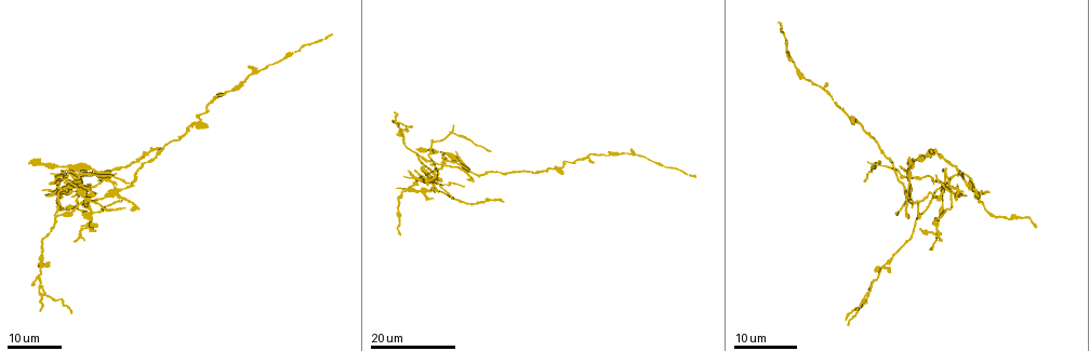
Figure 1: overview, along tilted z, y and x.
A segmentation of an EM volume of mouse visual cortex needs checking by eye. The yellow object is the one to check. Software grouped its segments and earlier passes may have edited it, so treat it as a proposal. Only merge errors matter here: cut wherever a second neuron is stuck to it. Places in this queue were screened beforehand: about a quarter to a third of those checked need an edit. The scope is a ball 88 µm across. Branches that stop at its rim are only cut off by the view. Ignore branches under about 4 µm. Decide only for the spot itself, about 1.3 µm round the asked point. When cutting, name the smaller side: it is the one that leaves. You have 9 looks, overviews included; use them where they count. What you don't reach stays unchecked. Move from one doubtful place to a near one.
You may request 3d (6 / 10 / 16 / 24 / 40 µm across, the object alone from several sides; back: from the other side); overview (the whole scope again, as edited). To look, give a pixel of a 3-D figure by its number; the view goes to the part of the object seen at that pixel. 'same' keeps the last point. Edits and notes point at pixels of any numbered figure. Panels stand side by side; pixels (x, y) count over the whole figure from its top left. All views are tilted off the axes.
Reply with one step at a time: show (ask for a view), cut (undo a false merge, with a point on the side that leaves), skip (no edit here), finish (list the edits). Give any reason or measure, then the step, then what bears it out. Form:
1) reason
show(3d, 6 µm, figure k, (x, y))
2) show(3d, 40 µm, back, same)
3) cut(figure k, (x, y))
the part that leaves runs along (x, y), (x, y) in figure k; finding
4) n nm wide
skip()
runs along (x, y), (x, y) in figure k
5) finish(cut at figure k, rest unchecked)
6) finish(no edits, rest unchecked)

side arm on a straight run
show(3d, 24 µm, figure 1, (411, 189))

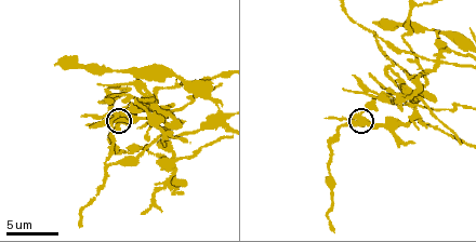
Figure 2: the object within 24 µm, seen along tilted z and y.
zoom in
show(3d, 10 µm, figure 2, (363, 125))

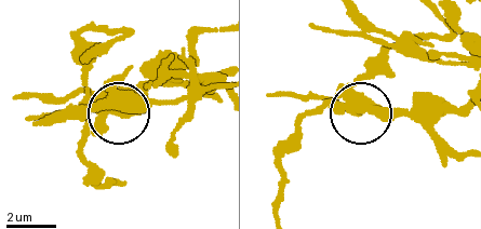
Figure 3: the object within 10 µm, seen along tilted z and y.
cut(figure 3, (378, 112))
the part that leaves runs along (352, 97), (389, 110), (456, 108) in figure 3; two neurons meet here

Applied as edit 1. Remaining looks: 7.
show(overview)

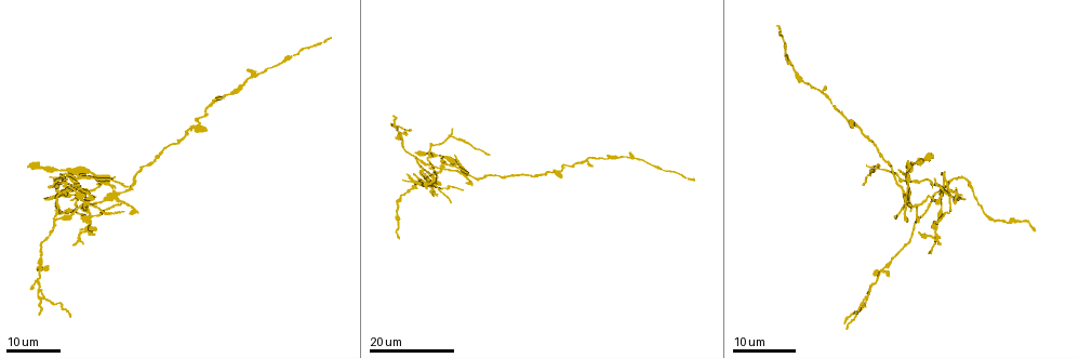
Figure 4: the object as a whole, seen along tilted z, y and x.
show(3d, 24 µm, figure 4, (112, 192))

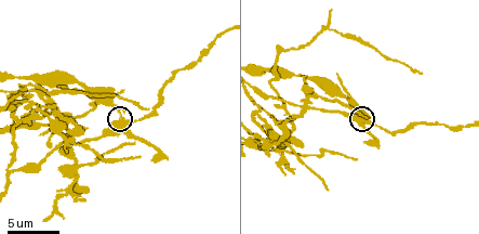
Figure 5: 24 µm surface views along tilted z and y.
show(3d, 6 µm, figure 5, (122, 121))

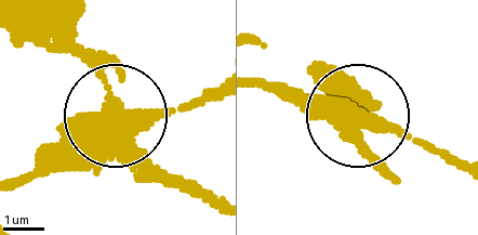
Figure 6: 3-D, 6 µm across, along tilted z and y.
cut(figure 6, (162, 175))
the part that leaves runs along (115, 128), (97, 79), (18, 26) in figure 6; two neurons meet here

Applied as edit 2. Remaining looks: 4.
see it whole again
show(overview)

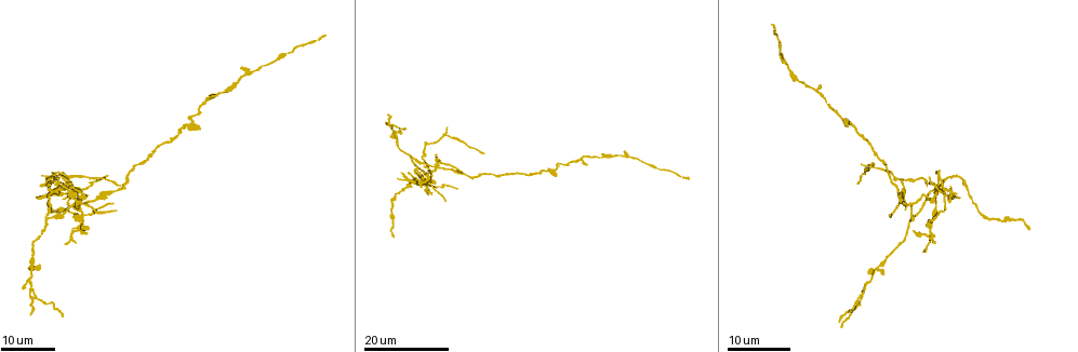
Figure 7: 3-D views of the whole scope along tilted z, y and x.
looks like a crossing
show(3d, 16 µm, figure 7, (435, 163))

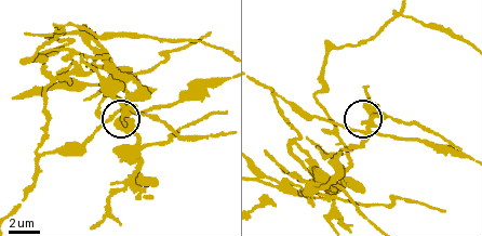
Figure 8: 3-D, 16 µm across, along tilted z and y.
show(3d, 6 µm, figure 8, (127, 115))

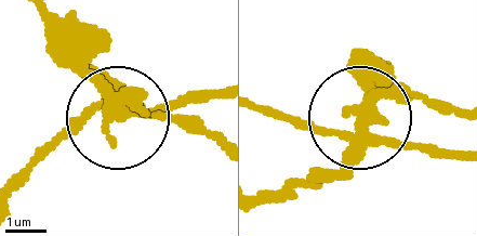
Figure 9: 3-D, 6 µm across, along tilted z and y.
show(3d, 6 µm, back, figure 9, (362, 118))

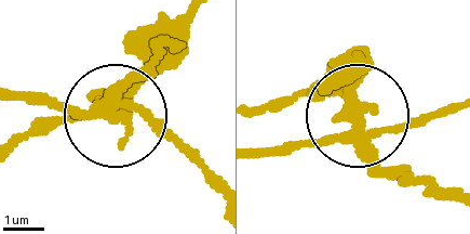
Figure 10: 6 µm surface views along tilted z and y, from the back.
cut(figure 10, (311, 95))
the part that leaves runs along (353, 135), (344, 107), (299, 90), (257, 104) in figure 10; a second neuron is stuck on

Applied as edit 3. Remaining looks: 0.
finish(cut at figure 3, cut at figure 6, cut at figure 10, rest unchecked)

